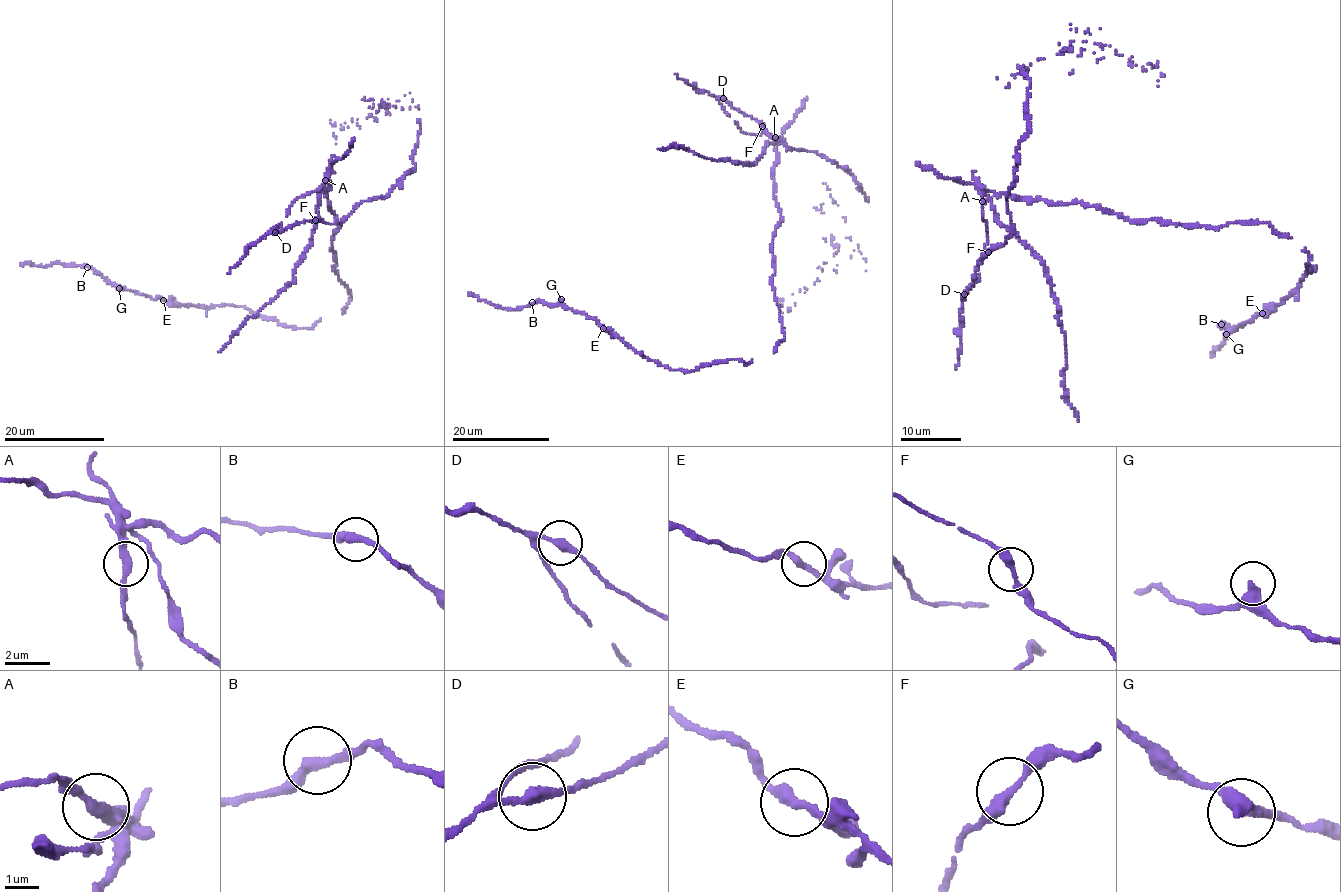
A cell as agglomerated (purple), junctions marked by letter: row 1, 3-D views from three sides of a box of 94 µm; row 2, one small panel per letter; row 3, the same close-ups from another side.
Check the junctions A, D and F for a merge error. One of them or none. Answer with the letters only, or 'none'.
A

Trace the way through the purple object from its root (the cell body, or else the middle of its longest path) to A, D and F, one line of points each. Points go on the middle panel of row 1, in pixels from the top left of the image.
A: (774, 183), (772, 171), (778, 156), (774, 137)
D: (774, 183), (772, 171), (778, 156), (775, 137), (744, 133), (725, 111), (718, 99), (723, 98)
F: (774, 183), (772, 171), (778, 156), (775, 137), (744, 133), (718, 99), (724, 97), (762, 126)

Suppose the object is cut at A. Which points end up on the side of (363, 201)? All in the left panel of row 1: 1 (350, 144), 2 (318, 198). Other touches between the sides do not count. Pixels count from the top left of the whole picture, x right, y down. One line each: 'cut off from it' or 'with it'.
1: cut off from it
2: cut off from it

